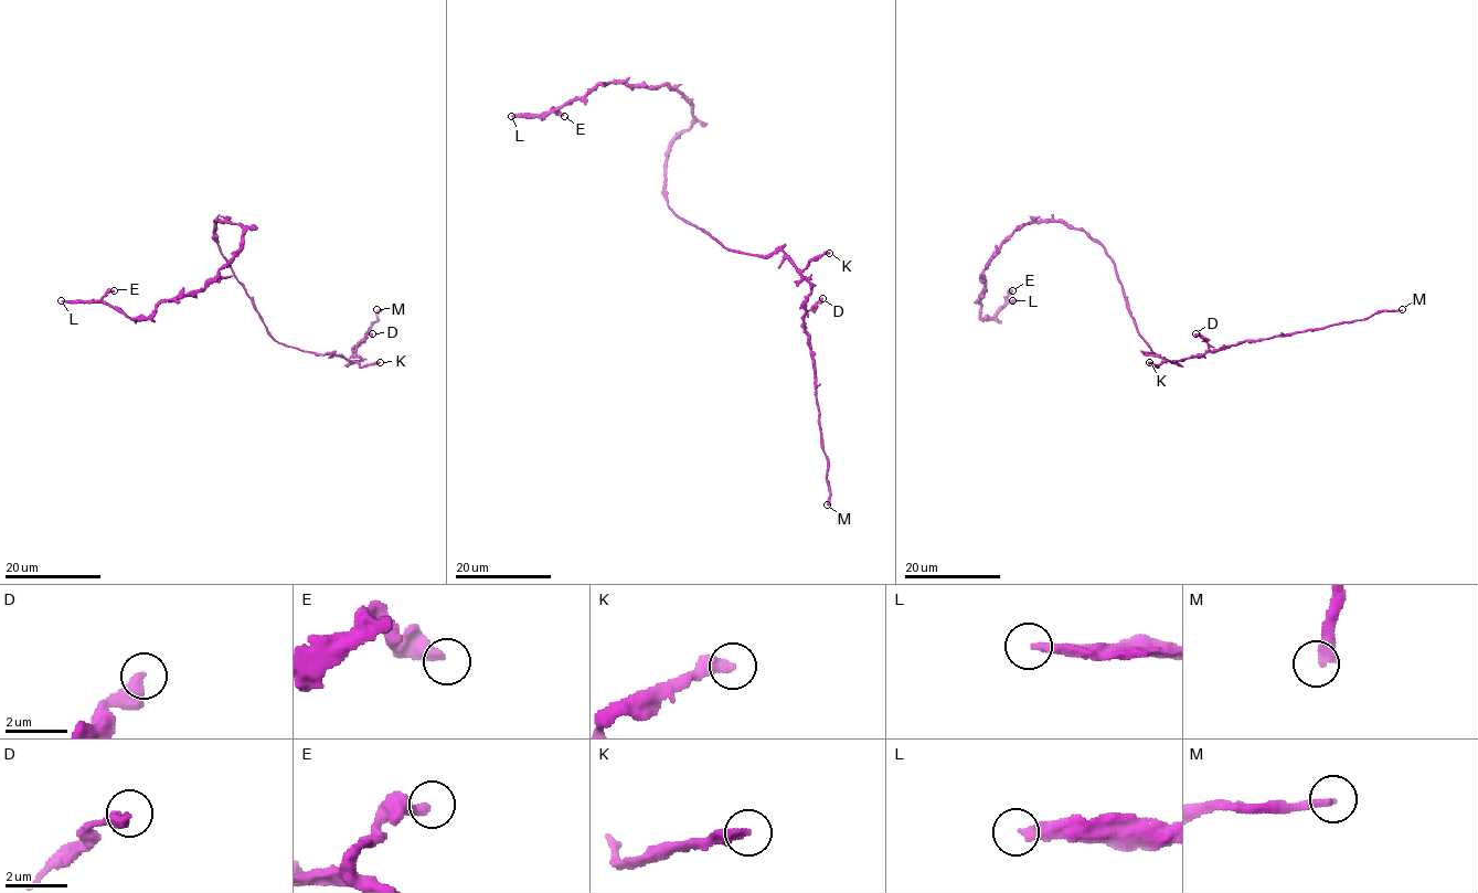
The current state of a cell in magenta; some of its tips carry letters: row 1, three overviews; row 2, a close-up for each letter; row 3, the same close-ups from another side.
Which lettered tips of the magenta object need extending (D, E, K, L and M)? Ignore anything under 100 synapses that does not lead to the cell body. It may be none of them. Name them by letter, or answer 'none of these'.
L, M

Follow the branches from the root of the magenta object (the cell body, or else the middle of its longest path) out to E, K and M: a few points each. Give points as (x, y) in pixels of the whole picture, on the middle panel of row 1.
E: (695, 226), (665, 190), (668, 146), (692, 120), (678, 92), (597, 83), (552, 109), (564, 116)
K: (695, 226), (730, 251), (757, 256), (782, 251), (801, 270), (811, 258), (829, 253)
M: (695, 226), (730, 251), (757, 256), (782, 251), (810, 286), (804, 329), (827, 459), (827, 505)

